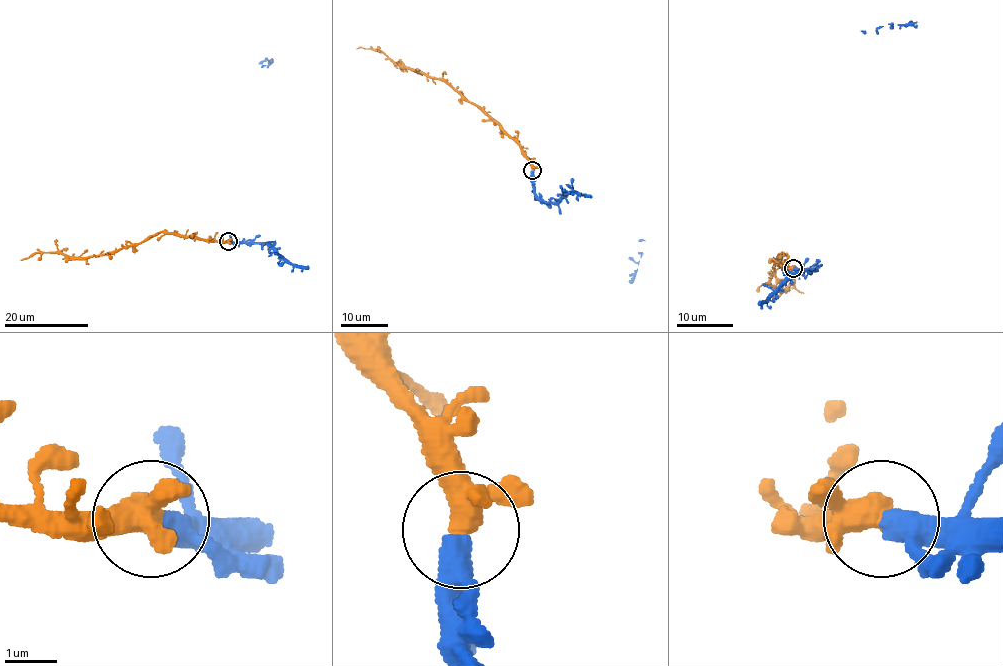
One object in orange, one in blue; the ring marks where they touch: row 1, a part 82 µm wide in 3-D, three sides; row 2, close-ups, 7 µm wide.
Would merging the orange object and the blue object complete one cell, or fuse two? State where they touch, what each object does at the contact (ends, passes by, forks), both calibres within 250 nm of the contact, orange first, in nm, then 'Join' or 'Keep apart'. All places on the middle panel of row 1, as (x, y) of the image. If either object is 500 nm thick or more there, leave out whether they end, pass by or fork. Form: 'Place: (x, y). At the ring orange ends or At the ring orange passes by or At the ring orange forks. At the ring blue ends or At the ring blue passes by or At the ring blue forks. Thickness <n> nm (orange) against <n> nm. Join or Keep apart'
Place: (532, 170). At the ring orange forks. At the ring blue passes by. Thickness 340 nm (orange) against 360 nm. Join

